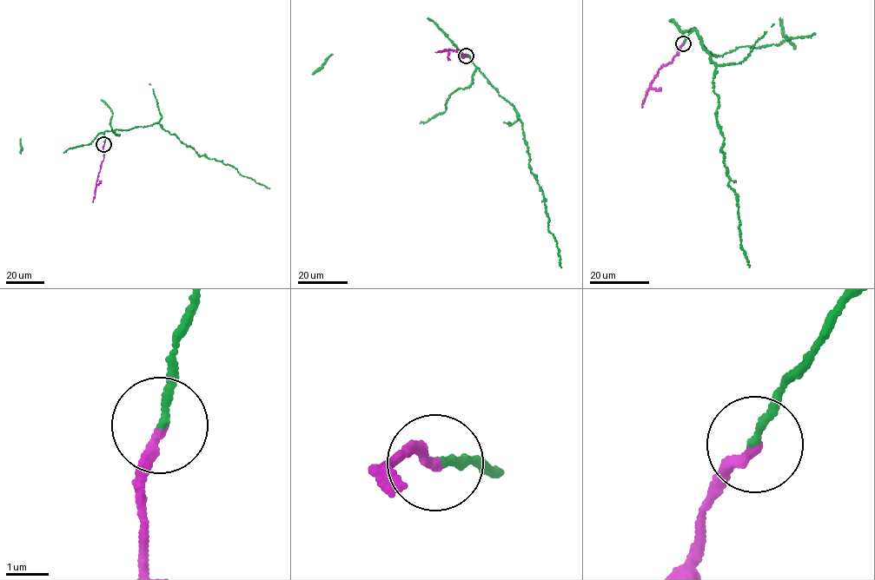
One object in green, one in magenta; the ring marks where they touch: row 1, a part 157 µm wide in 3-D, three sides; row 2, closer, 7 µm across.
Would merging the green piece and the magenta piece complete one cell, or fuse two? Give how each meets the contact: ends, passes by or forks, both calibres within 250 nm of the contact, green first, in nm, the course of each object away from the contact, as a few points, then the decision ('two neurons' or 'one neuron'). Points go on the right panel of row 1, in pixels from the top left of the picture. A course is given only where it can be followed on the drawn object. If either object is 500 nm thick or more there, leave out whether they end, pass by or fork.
green ends | magenta ends | 170/240 nm | green via (683, 44), (696, 29), (715, 66), (721, 148), (749, 267) | magenta via (683, 44), (672, 62), (659, 69), (642, 108) | one neuron

